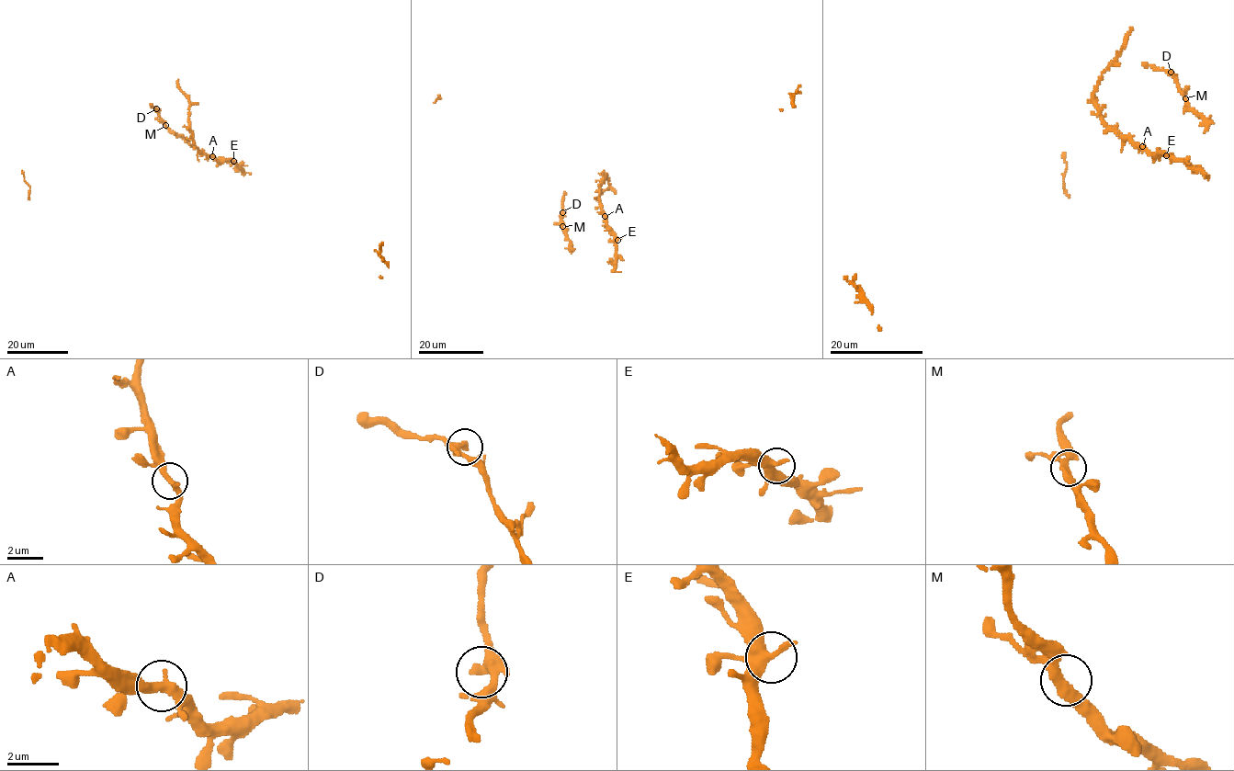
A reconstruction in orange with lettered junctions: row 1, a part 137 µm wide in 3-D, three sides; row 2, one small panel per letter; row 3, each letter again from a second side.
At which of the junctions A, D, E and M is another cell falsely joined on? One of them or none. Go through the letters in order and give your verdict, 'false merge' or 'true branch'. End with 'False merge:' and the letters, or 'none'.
A: true branch
D: true branch
E: true branch
M: true branch
False merge: none

